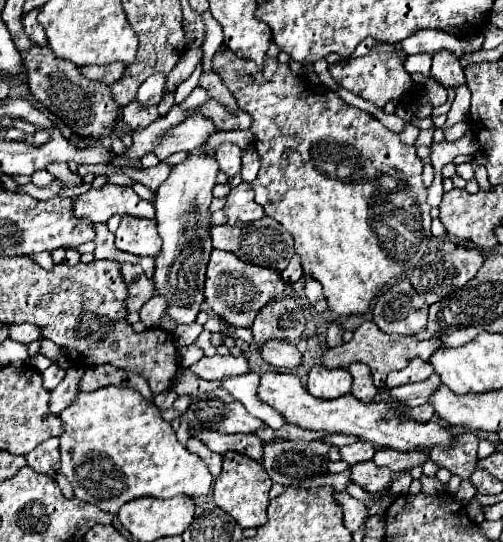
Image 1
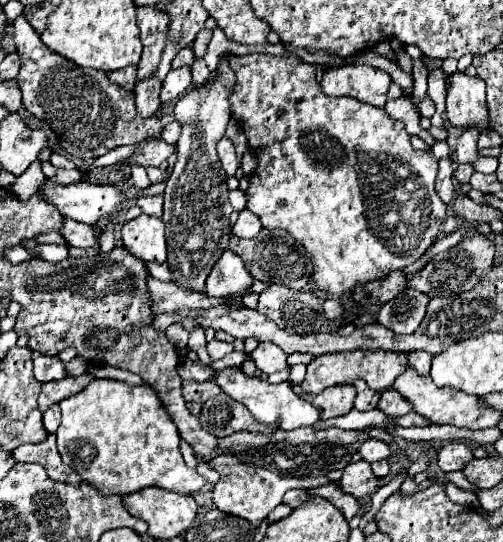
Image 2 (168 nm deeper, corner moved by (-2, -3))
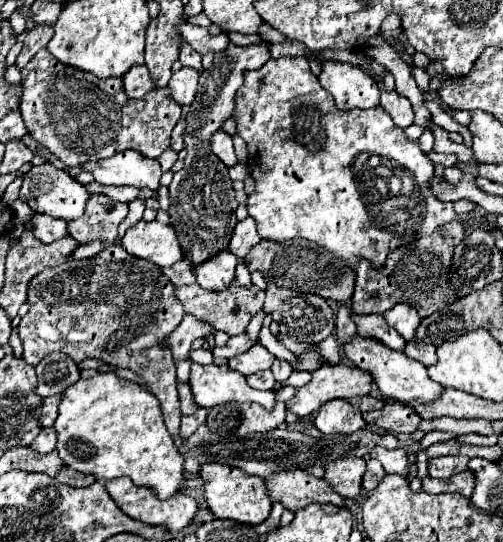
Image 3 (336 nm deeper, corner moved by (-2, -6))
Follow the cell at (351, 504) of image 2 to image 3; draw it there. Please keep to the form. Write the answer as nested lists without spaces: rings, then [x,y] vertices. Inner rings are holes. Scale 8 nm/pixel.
[[[304,470],[276,472],[266,480],[266,486],[268,494],[274,500],[282,502],[292,512],[308,506],[310,502],[344,506],[344,500],[340,498],[340,494],[332,490],[332,486],[328,486],[322,478],[314,478]]]

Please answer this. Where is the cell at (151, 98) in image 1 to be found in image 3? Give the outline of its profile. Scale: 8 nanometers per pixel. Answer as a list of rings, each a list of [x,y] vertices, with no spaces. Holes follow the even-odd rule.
[[[182,68],[182,70],[174,72],[170,82],[168,82],[172,98],[182,106],[190,104],[194,100],[194,94],[196,94],[198,78],[200,78],[200,74],[194,68]]]

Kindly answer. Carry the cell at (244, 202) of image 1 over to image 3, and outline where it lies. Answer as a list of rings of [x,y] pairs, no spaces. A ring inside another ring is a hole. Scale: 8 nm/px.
[[[248,216],[248,218],[244,218],[242,222],[236,224],[228,250],[230,250],[232,254],[236,254],[238,260],[242,260],[242,258],[246,256],[246,252],[248,252],[254,244],[258,244],[258,242],[260,242],[260,236],[258,236],[258,232],[256,232],[256,222]]]

